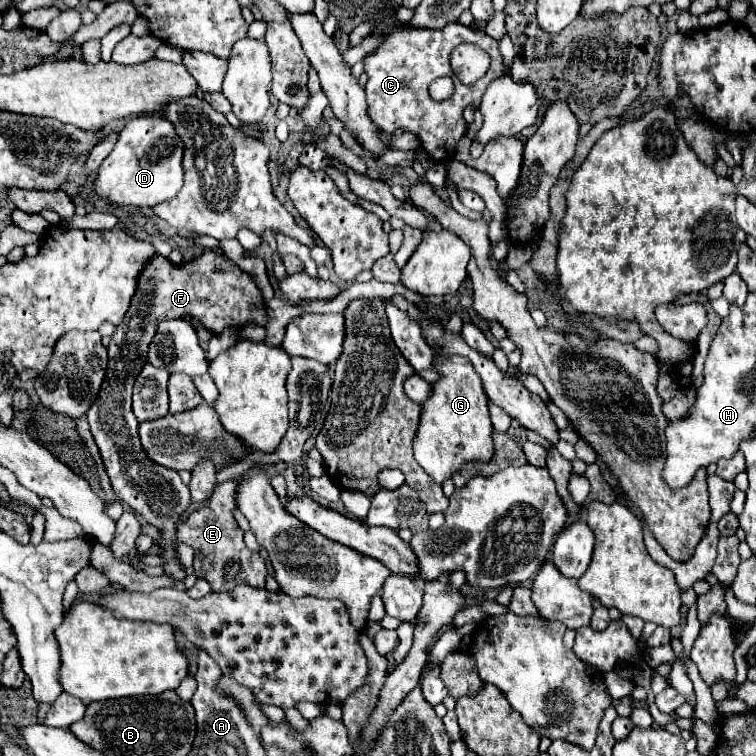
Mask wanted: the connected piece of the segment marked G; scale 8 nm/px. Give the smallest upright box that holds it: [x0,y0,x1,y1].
[414,357,494,485]

